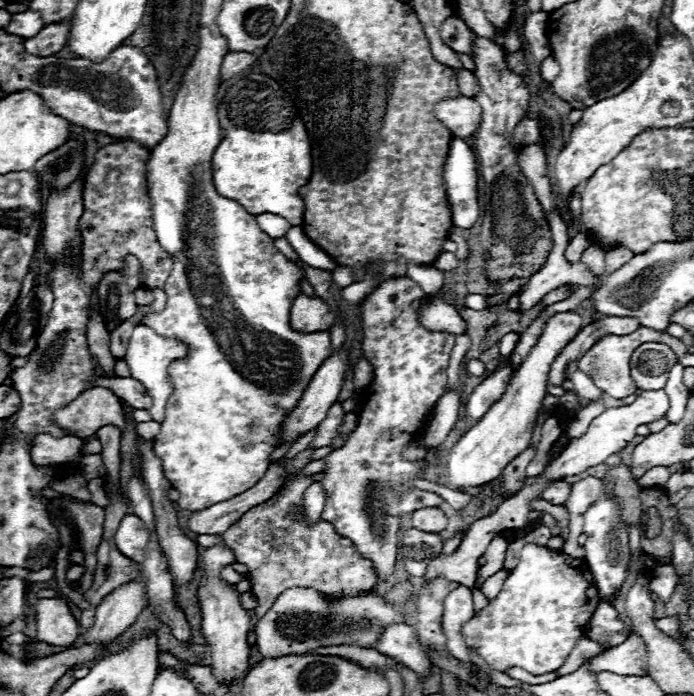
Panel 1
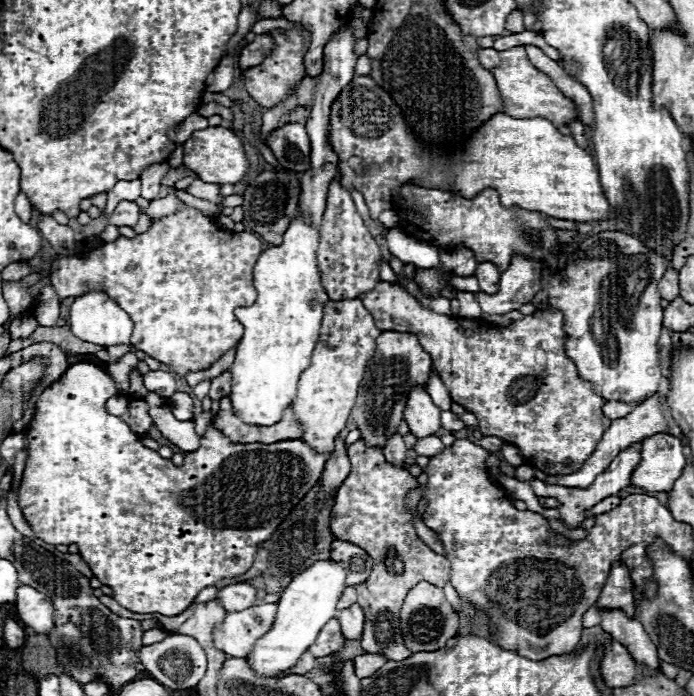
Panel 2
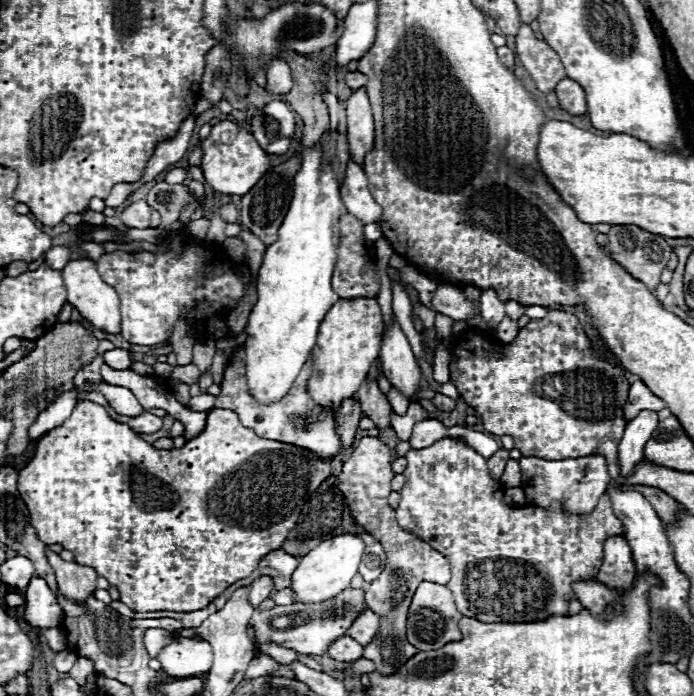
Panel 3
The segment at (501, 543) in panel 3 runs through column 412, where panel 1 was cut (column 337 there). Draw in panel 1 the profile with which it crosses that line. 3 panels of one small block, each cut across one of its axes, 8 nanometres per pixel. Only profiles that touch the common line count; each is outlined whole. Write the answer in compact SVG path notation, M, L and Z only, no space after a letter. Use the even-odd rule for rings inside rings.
M410 278L388 280L380 288L376 288L370 296L364 298L362 314L360 314L362 334L364 334L362 352L374 368L374 380L366 390L366 402L362 402L358 428L348 438L344 448L338 448L324 458L326 466L322 470L324 474L322 488L326 494L326 506L320 518L324 522L330 522L340 536L348 538L356 546L358 554L372 562L376 576L380 576L382 580L388 580L388 576L394 574L398 542L400 542L400 536L398 536L400 518L414 510L420 510L426 506L438 506L442 502L438 494L420 490L412 484L416 478L420 478L420 474L426 472L428 460L422 458L422 460L410 462L402 458L402 452L410 446L410 442L422 436L426 416L432 412L434 404L438 402L438 398L446 388L446 368L456 340L452 334L426 330L418 322L418 308L424 302L428 302L428 294L424 294L422 288L414 284ZM392 486L406 486L406 490L396 492Z

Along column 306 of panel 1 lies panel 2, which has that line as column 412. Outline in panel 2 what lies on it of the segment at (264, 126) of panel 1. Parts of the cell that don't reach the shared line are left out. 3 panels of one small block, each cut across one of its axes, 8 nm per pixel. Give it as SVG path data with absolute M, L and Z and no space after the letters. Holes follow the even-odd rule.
M354 76L350 86L340 92L332 106L330 144L340 158L338 170L342 174L342 186L346 190L356 188L364 194L372 220L376 220L382 210L396 208L398 188L406 182L444 188L462 194L464 198L474 198L484 188L494 188L498 190L504 206L520 206L558 220L592 222L612 220L618 216L618 210L608 204L608 198L600 186L594 158L580 148L572 136L560 134L558 128L546 118L512 118L508 114L494 114L494 118L490 118L486 126L480 126L462 148L454 150L454 154L444 154L440 150L426 150L426 146L420 144L420 140L404 124L402 112L398 106L394 106L390 94L386 94L370 76Z

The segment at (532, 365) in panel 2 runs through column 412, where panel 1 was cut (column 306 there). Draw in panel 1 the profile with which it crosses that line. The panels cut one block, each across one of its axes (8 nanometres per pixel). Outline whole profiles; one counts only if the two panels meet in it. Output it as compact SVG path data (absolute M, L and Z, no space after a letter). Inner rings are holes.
M300 294L290 310L290 326L300 334L328 330L334 324L336 316L328 310L328 306L316 296L308 298Z

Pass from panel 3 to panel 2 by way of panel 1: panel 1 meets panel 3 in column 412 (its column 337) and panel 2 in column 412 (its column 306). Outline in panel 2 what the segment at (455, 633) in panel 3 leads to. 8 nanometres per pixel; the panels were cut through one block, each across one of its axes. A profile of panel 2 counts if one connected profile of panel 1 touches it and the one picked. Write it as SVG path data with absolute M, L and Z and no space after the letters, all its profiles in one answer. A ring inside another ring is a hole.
M418 582L406 596L404 606L400 610L400 628L402 628L402 636L404 636L404 644L412 650L412 652L432 652L432 650L440 650L446 646L446 642L450 638L456 636L458 632L458 614L454 612L454 608L448 604L444 590L430 584L430 582Z

